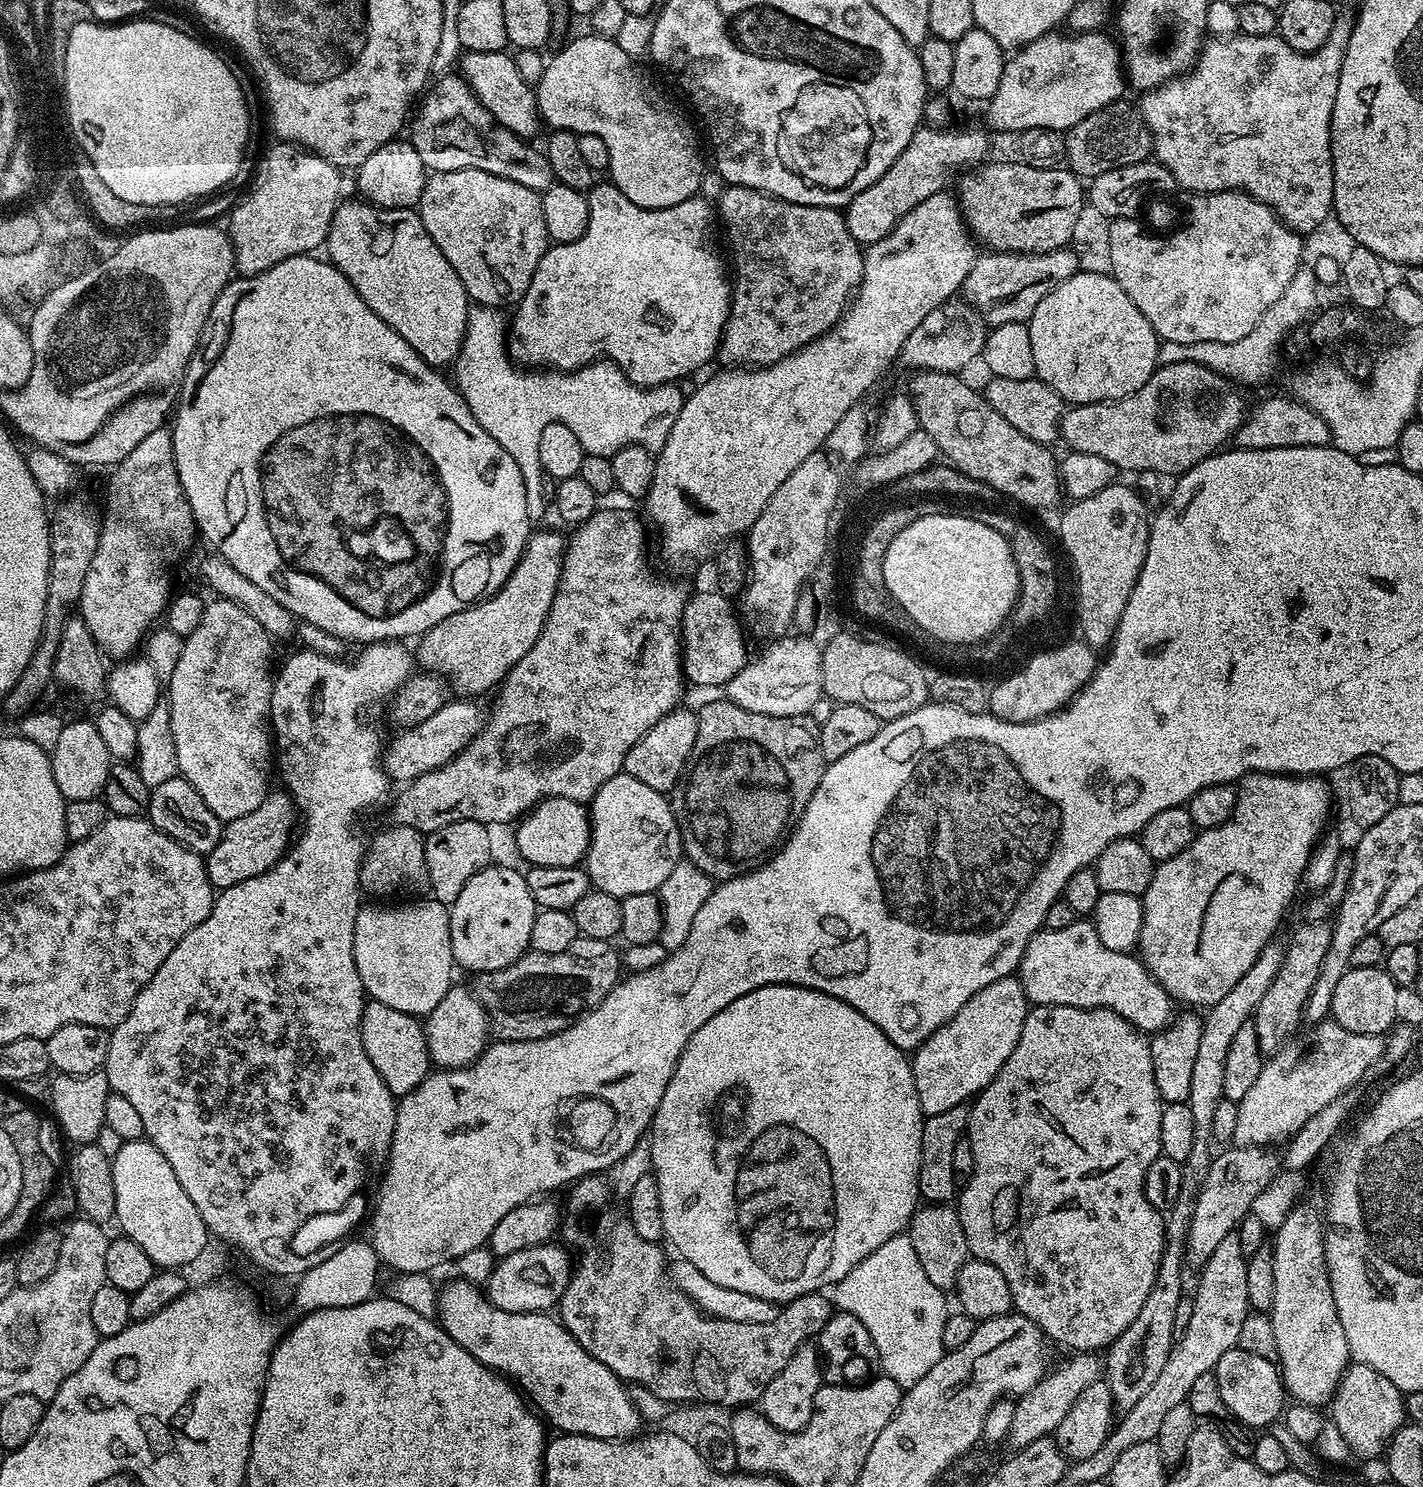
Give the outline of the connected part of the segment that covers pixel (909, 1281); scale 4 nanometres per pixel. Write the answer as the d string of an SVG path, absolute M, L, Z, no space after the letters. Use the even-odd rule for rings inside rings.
M907 1234L890 1238L890 1242L882 1242L874 1254L862 1258L846 1278L834 1285L834 1304L841 1312L854 1314L866 1330L870 1330L870 1338L874 1338L874 1346L878 1346L880 1372L898 1382L901 1390L912 1388L945 1354L942 1330L946 1326L946 1318L950 1315L950 1307L944 1301L945 1289L934 1286L930 1278L924 1276L922 1262L918 1254L914 1254L914 1242L910 1242Z

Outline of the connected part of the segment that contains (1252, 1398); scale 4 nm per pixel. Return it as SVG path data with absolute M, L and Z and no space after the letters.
M1239 1346L1226 1350L1222 1358L1214 1369L1214 1375L1218 1382L1218 1394L1222 1398L1222 1402L1226 1406L1229 1417L1239 1420L1245 1429L1260 1428L1256 1430L1264 1430L1267 1424L1272 1424L1281 1419L1282 1413L1286 1407L1286 1393L1284 1391L1284 1381L1280 1375L1280 1369L1275 1363L1266 1358L1258 1358L1258 1354L1250 1354L1250 1350L1242 1350Z

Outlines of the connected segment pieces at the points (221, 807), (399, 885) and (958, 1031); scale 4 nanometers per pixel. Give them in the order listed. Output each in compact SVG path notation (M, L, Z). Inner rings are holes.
M216 598L213 601L213 604L212 601L205 603L202 622L199 626L188 636L183 637L184 649L178 660L178 666L174 668L172 676L166 682L166 703L169 708L169 728L173 732L174 749L177 751L179 775L188 780L190 786L194 786L194 790L198 790L198 794L202 794L202 802L206 802L206 806L210 806L210 810L214 810L214 814L219 820L227 822L234 818L242 818L242 814L250 814L250 810L262 806L262 802L268 797L270 791L268 775L271 772L273 775L274 772L274 733L270 723L272 715L270 698L274 679L274 664L272 668L271 660L273 641L268 632L262 630L262 626L258 626L258 622L254 622L254 618L250 614L246 614L246 610L242 610L242 606L238 606L232 600Z
M395 825L395 826L392 826L392 829L386 832L380 833L372 842L370 840L365 851L363 862L360 864L359 878L360 878L361 889L367 895L368 893L376 895L376 896L373 896L376 898L388 898L384 896L400 896L396 898L402 898L402 897L405 897L405 896L402 896L404 894L414 894L413 896L416 896L420 894L418 892L422 890L425 891L428 888L429 870L427 869L427 865L426 865L425 844L424 844L423 833L414 830L412 827L406 827L404 825Z
M1015 975L990 982L986 990L978 990L943 1024L911 1057L912 1077L918 1090L918 1102L925 1117L946 1114L959 1104L967 1105L980 1095L987 1084L1002 1070L1006 1058L1014 1054L1018 1038L1022 1038L1022 1026L1030 1011L1030 1001Z

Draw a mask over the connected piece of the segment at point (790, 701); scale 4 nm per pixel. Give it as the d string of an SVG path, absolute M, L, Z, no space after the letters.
M785 635L769 643L764 656L745 664L726 686L726 699L750 710L754 714L770 714L774 718L809 715L819 700L822 700L822 648L807 640L807 635Z

